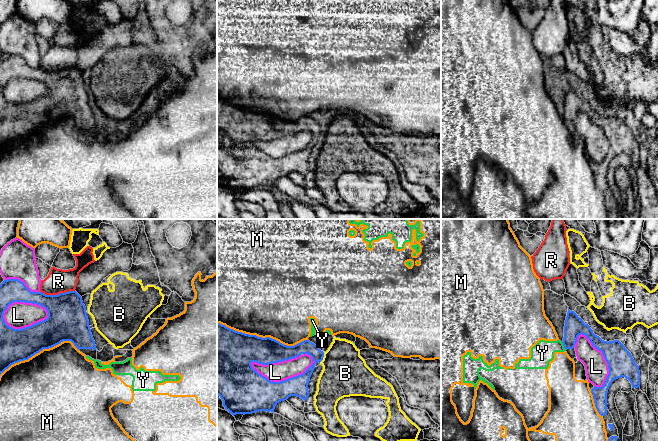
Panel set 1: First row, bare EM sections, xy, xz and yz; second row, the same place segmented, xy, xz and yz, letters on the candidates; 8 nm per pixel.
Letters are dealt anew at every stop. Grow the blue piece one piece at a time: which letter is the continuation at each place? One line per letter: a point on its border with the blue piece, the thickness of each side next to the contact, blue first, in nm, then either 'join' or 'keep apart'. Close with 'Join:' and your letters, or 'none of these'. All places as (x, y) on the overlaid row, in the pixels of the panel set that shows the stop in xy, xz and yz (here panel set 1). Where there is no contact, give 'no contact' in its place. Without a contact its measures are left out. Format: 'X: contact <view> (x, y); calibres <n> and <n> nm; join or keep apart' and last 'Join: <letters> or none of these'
B: contact xz (323, 356); calibres 110 and 360 nm; keep apart
L: contact xz (282, 381); calibres 300 and 160 nm; keep apart
M: contact xz (261, 337); calibres 320 and 480 nm; keep apart
R: contact xy (58, 294); calibres 320 and 190 nm; keep apart
Y: contact yz (564, 346); calibres 160 and 180 nm; keep apart
Join: none of these

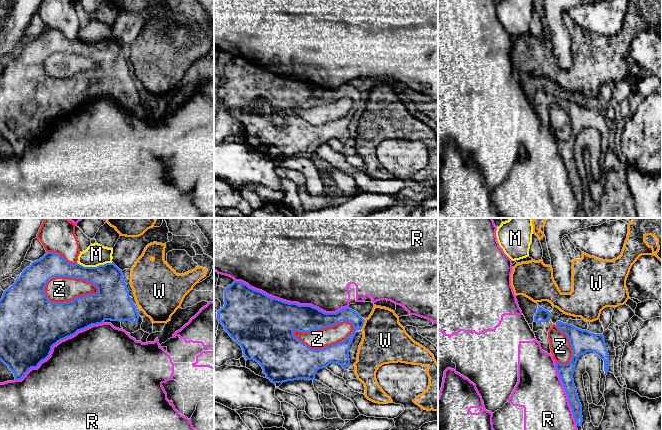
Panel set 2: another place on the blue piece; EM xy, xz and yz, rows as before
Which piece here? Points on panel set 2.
M: contact xy (94, 267); calibres 240 and 170 nm; keep apart
R: contact xz (292, 303); calibres 420 and 500 nm; keep apart
W: contact xz (363, 324); calibres 110 and 360 nm; keep apart
Z: contact xz (323, 348); calibres 300 and 160 nm; keep apart
Join: none of these

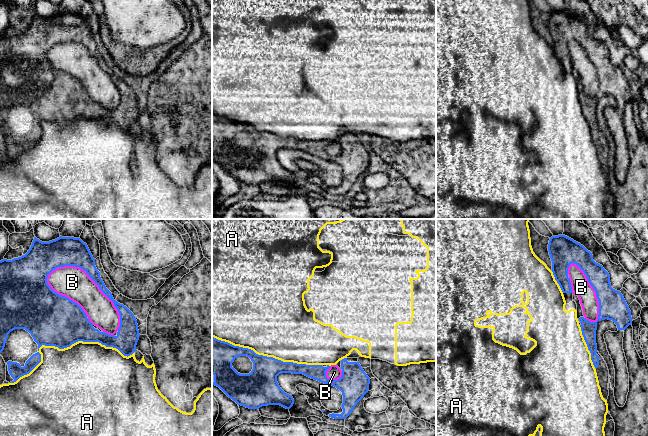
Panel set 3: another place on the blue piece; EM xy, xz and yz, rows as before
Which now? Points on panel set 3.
A: contact xy (64, 347); calibres 420 and 480 nm; keep apart
B: contact xy (94, 281); calibres 190 and 260 nm; keep apart
Join: none of these

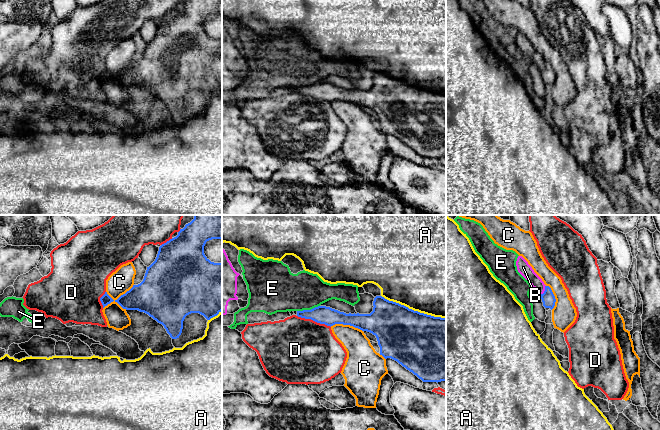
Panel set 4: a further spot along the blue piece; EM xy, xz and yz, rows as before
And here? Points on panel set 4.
A: contact xz (413, 310); calibres 460 and 500 nm; keep apart
B: contact yz (545, 290); calibres 110 and 100 nm; join
C: contact xy (119, 297); calibres 280 and 190 nm; keep apart
D: contact xz (314, 320); calibres 140 and 480 nm; keep apart
E: contact xz (308, 310); calibres 140 and 320 nm; keep apart
Join: B

